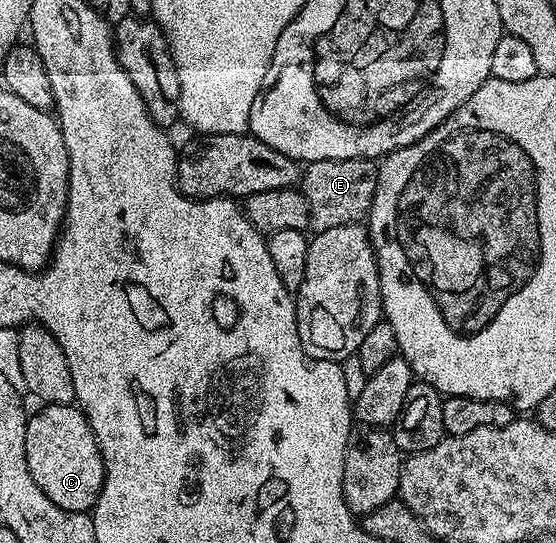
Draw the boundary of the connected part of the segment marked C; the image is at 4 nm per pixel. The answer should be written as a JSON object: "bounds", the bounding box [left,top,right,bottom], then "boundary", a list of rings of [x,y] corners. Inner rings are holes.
{"bounds":[26,402,104,514],"boundary":[[[50,402],[39,408],[41,410],[33,413],[26,424],[26,464],[30,464],[30,476],[34,476],[38,488],[42,488],[58,508],[87,514],[96,505],[104,483],[104,461],[88,418],[76,404],[63,406]]]}

